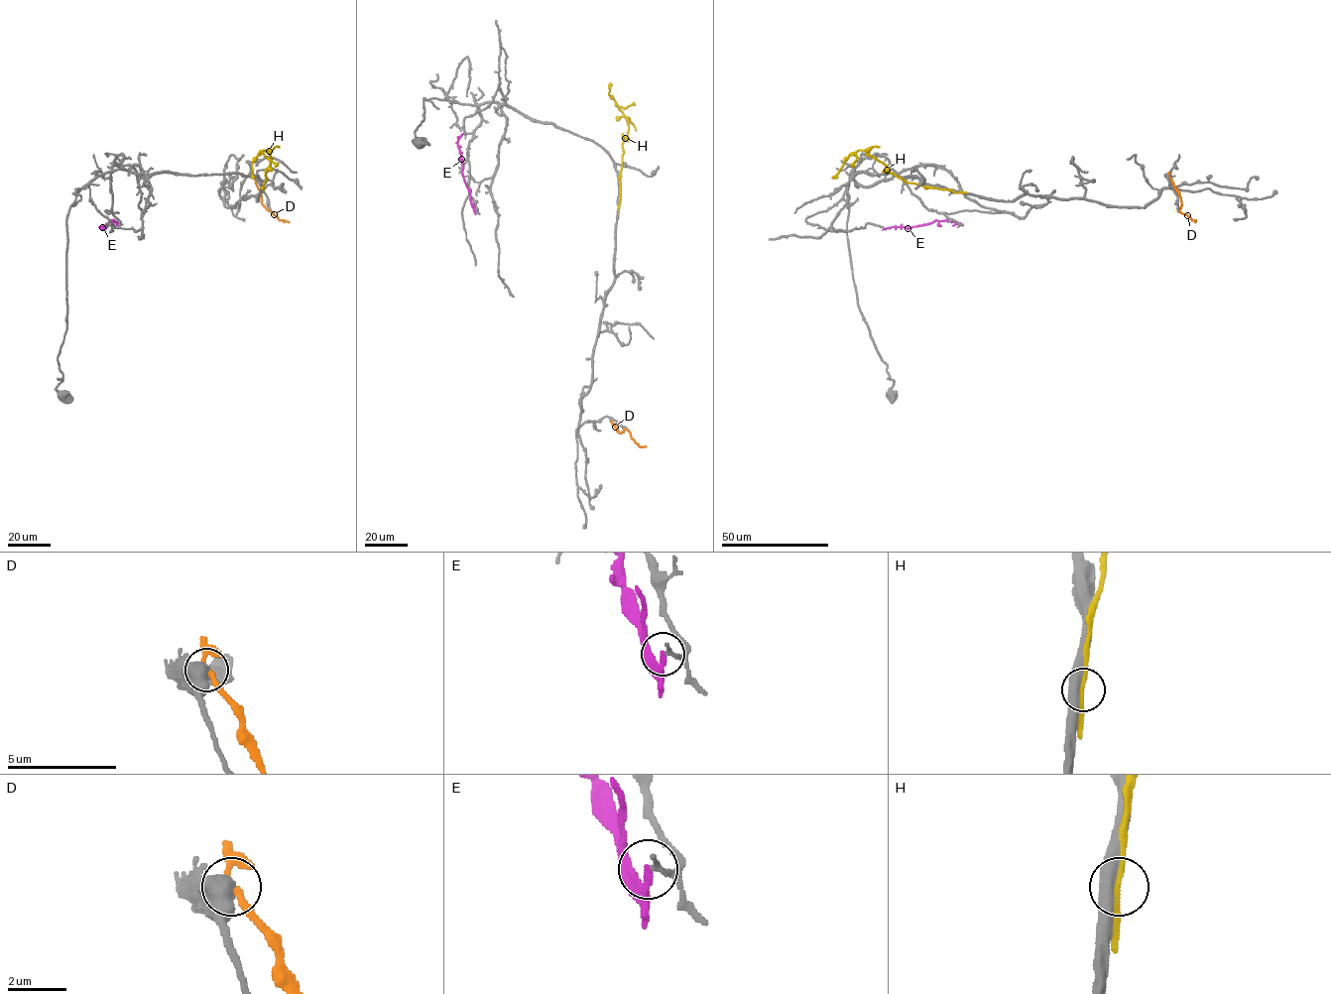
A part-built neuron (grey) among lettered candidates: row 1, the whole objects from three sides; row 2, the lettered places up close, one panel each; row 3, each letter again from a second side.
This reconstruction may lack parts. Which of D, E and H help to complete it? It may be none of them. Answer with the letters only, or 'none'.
none

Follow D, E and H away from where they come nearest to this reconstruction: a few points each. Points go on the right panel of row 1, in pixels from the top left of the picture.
D: (1168, 176), (1180, 199), (1178, 210), (1195, 222)
E: (958, 225), (951, 220), (935, 220), (923, 225), (883, 229)
H: (962, 192), (907, 183), (864, 150), (851, 154), (832, 178)

